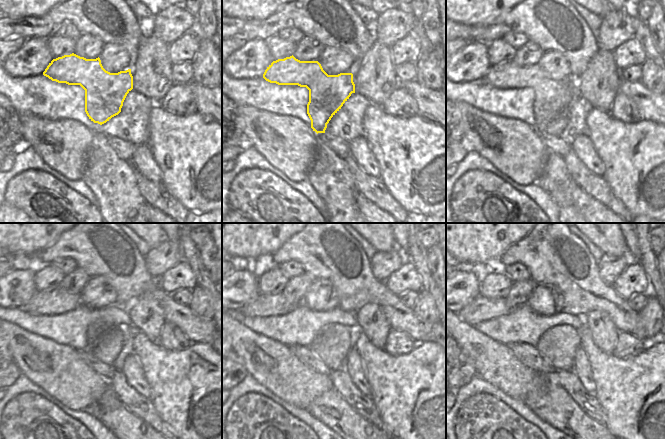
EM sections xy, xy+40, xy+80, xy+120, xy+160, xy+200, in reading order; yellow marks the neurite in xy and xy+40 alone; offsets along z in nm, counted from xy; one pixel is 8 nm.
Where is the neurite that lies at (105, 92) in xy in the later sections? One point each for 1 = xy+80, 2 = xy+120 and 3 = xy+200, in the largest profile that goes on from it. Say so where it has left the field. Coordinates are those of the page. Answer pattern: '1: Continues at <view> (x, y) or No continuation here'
1: Continues at xy+80 (552, 97)
2: Continues at xy+120 (56, 301)
3: Continues at xy+200 (481, 308).

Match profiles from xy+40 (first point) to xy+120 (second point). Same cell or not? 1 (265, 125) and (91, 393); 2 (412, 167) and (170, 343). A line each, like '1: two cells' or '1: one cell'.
1: one cell
2: two cells

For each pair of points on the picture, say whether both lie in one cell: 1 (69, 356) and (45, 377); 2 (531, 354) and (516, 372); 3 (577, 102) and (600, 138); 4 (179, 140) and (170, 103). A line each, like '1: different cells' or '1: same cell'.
1: same cell
2: different cells
3: different cells
4: different cells

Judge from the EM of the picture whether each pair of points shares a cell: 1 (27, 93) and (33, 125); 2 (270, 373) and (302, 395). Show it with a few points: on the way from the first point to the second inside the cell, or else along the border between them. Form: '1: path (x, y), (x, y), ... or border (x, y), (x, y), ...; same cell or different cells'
1: border (19, 112), (29, 112), (53, 121); different cells
2: path (278, 373), (294, 387); same cell

